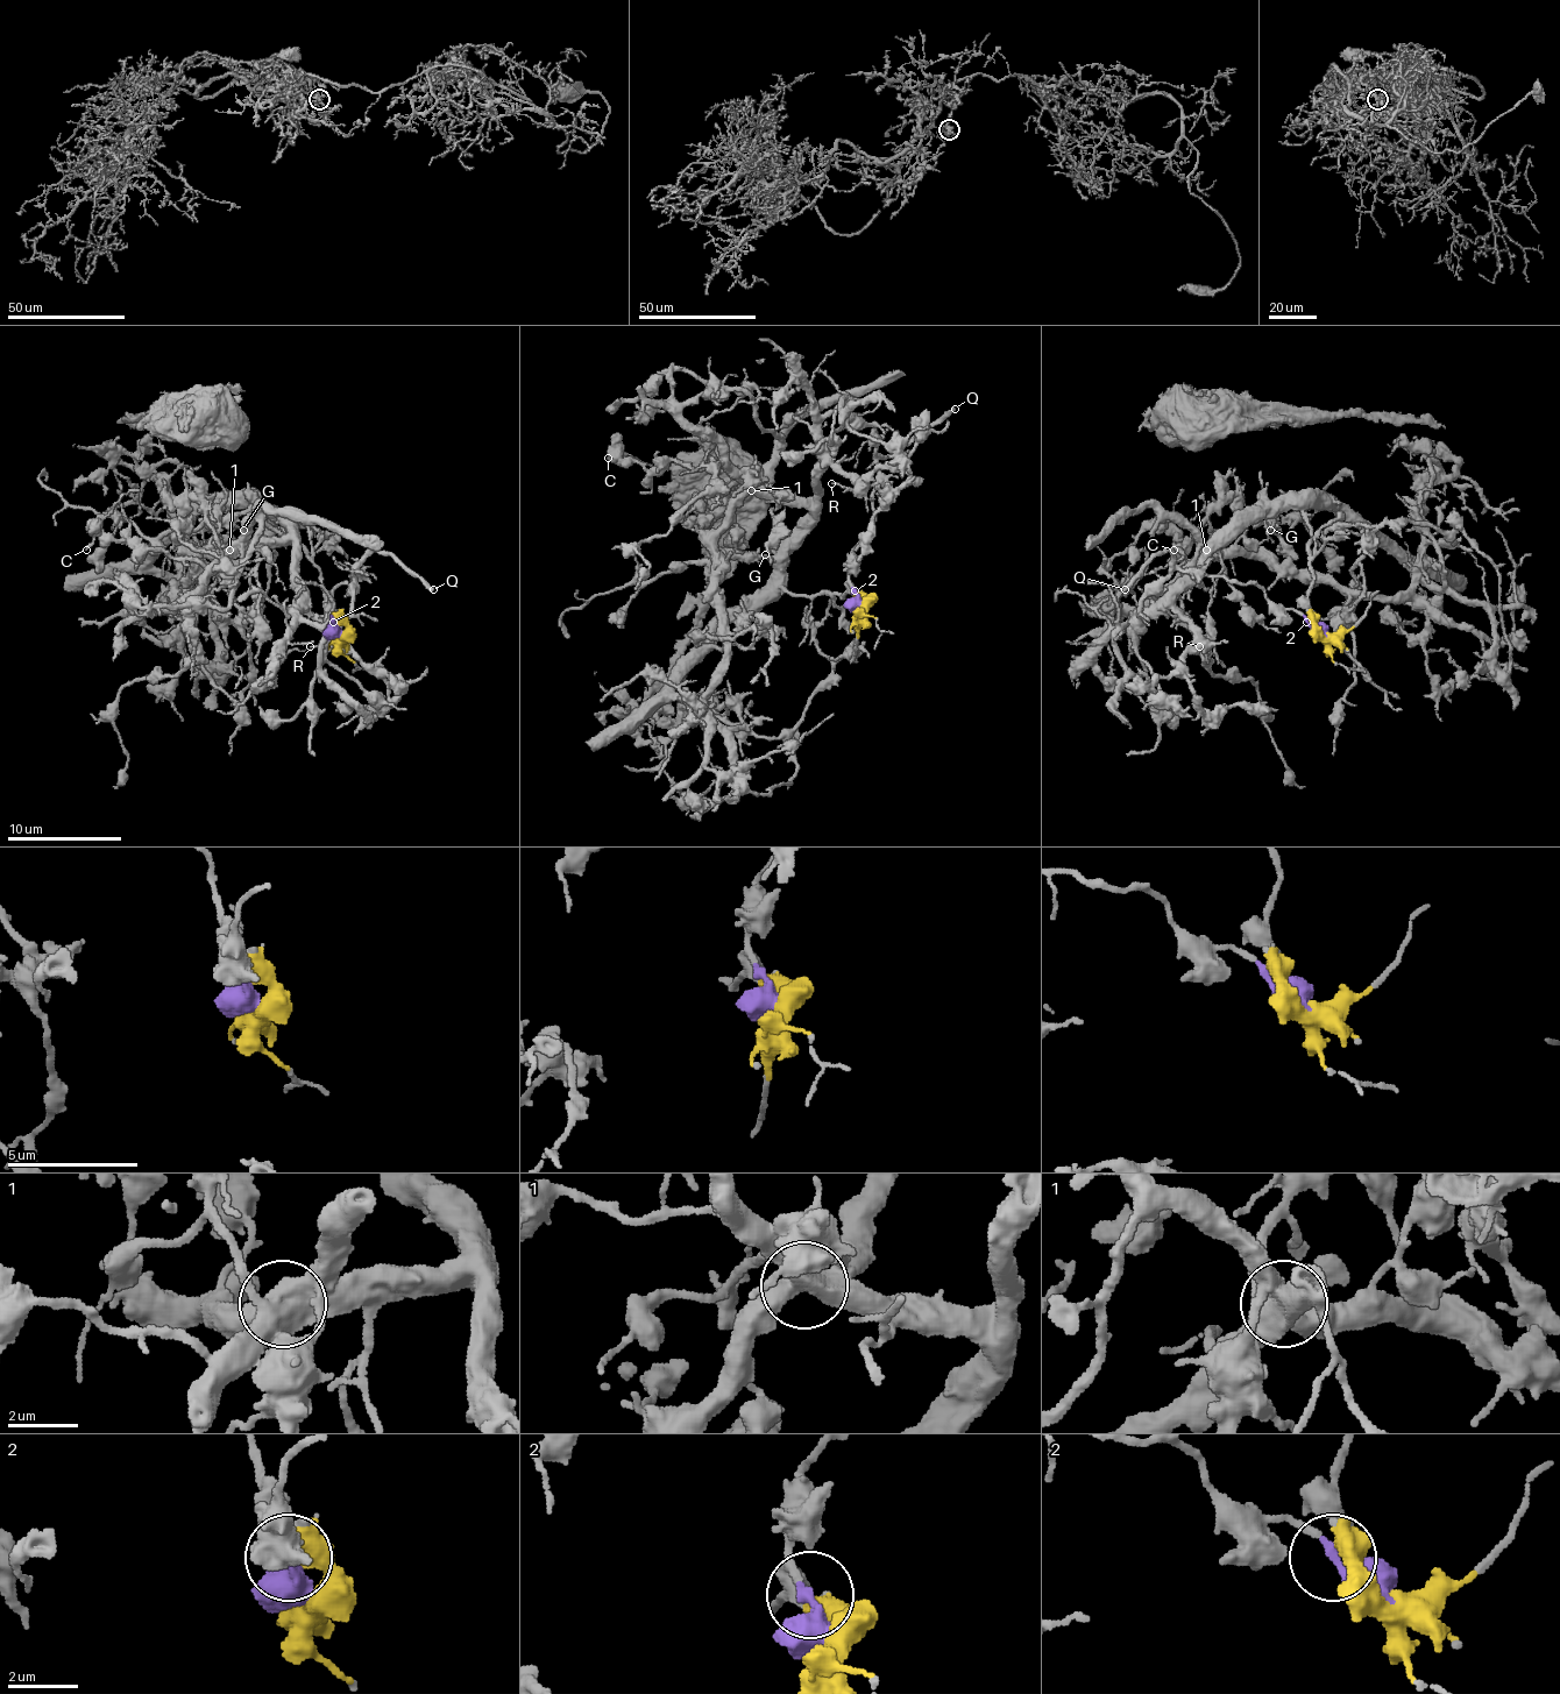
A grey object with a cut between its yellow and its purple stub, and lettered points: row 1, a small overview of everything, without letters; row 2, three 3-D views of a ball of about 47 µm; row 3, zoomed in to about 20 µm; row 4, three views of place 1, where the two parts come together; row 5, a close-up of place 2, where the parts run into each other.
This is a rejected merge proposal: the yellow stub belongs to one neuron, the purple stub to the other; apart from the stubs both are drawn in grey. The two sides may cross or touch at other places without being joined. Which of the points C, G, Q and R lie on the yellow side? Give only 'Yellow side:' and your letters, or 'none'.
Yellow side: C, G, R

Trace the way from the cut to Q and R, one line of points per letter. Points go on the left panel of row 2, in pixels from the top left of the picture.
Q: (342, 636), (328, 612), (331, 593), (350, 581), (356, 565), (376, 550), (391, 553), (433, 590)
R: (342, 636), (319, 567), (274, 530), (262, 508), (291, 536), (297, 590), (333, 638), (328, 650), (311, 647)

